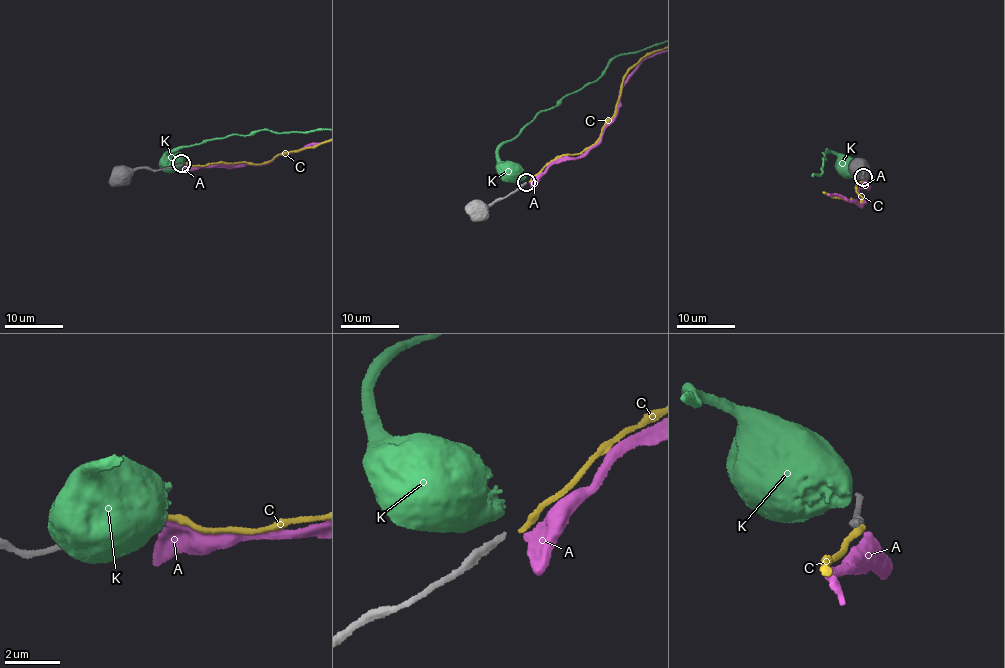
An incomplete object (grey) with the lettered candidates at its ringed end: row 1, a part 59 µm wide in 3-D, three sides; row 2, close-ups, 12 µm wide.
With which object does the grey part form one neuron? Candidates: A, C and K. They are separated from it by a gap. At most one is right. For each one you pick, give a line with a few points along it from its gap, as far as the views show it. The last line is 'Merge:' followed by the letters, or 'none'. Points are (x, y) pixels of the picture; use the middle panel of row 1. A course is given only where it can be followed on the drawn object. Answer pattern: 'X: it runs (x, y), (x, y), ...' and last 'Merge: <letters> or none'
Merge: none

